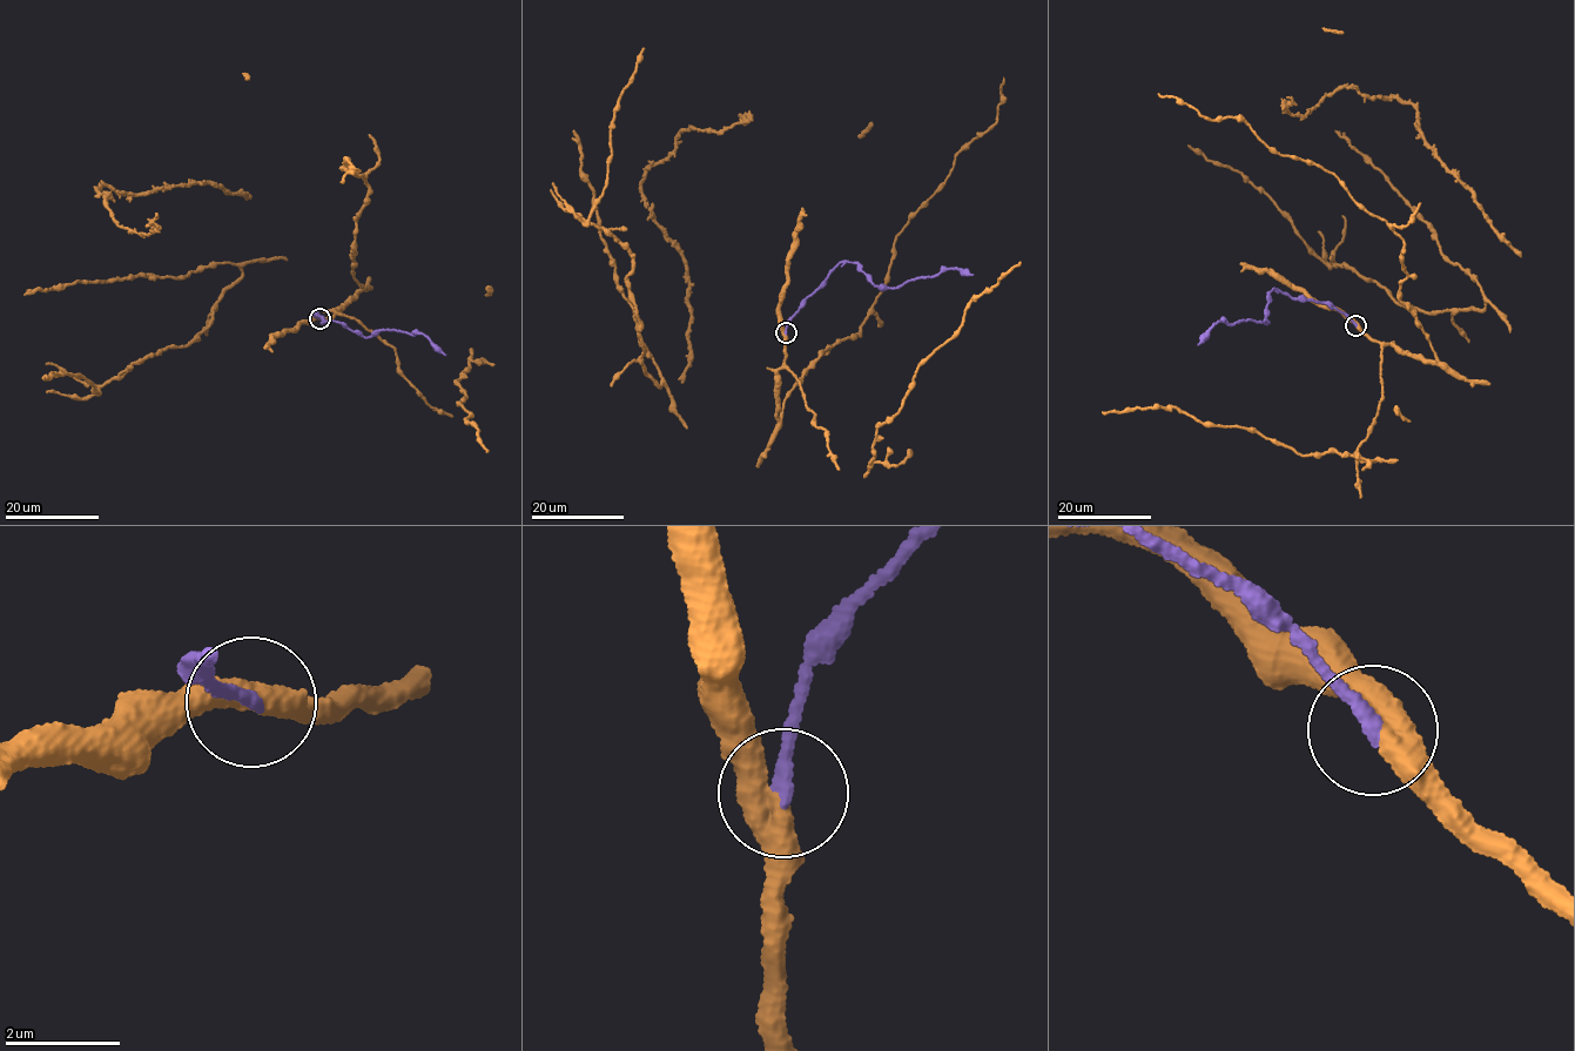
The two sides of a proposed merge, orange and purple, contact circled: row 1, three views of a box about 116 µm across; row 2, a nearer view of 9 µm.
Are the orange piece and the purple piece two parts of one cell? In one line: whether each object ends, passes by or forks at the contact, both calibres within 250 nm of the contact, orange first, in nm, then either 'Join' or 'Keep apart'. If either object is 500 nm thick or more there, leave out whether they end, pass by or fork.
At the ring orange passes by. At the ring purple ends. Thickness 440 nm (orange) against 240 nm. Join

